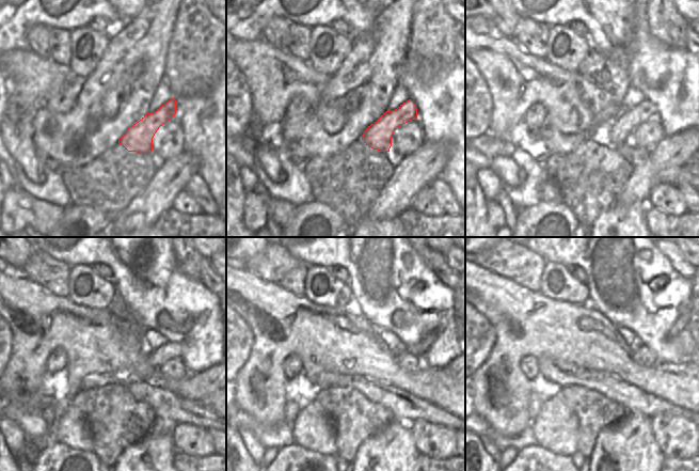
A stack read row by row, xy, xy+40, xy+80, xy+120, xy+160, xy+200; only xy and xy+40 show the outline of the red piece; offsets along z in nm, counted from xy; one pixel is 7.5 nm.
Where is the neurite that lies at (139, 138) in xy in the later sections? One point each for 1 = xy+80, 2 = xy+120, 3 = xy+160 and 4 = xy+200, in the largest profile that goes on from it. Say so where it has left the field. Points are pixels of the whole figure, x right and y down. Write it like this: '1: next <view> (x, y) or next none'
1: next xy+80 (619, 131)
2: next xy+120 (169, 350)
3: next xy+160 (418, 349)
4: next xy+200 (682, 322)

